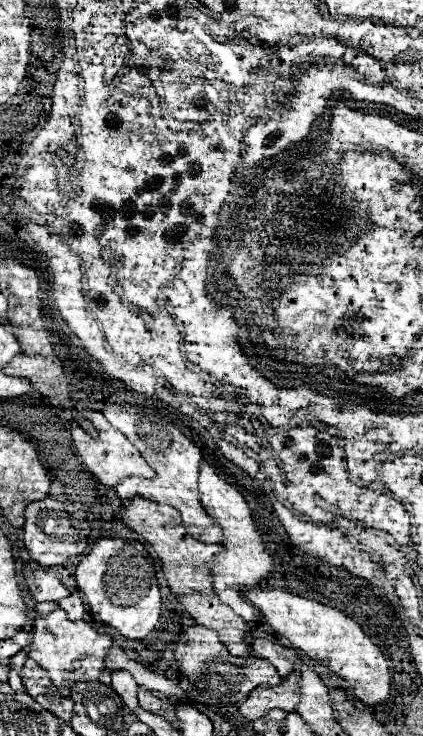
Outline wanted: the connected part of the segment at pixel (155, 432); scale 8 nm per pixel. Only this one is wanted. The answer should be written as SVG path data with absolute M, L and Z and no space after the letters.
M108 407L102 413L116 429L120 429L130 439L130 443L142 453L146 463L158 473L156 479L128 477L120 481L120 485L116 487L118 497L122 501L132 501L134 497L146 497L162 505L172 505L174 509L180 511L182 525L194 539L202 543L222 543L224 541L222 527L214 517L208 517L208 511L198 501L198 475L200 475L200 463L204 461L202 451L192 441L188 441L188 437L184 437L180 429L176 429L170 421L166 421L158 413L138 413L134 409L118 409L118 407Z

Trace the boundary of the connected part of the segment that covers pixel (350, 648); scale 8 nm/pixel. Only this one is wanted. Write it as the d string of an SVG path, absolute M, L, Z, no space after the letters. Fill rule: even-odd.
M250 589L246 597L262 611L276 633L286 637L296 649L306 651L312 659L326 663L336 675L344 677L354 689L354 695L364 705L378 705L388 701L392 689L392 671L388 667L388 659L364 633L364 629L344 611L294 593L286 593L282 589Z

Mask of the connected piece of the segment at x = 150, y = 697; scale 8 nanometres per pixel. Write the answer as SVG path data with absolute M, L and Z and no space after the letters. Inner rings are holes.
M140 687L140 691L138 691L138 701L140 701L140 705L142 705L144 709L148 709L150 713L158 713L158 711L162 709L162 701L160 701L152 691L148 691L148 689L144 689L144 687Z

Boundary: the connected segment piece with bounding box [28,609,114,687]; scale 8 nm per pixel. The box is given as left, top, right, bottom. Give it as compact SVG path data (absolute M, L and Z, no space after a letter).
M56 609L52 611L48 617L38 617L34 623L32 623L32 643L30 643L30 651L28 655L38 661L48 673L50 673L50 679L54 681L54 685L58 687L58 671L66 671L66 659L78 659L80 667L76 671L82 671L82 679L84 681L96 681L100 677L100 673L104 671L104 657L106 653L110 651L112 647L112 637L108 633L98 633L90 623L86 621L70 621L68 615L62 611L62 609Z

